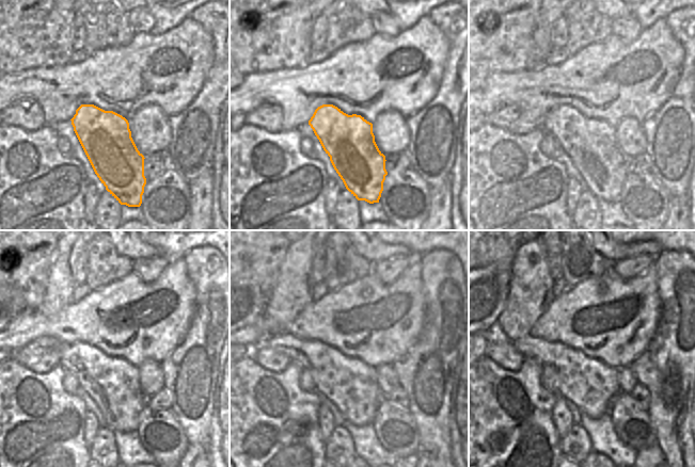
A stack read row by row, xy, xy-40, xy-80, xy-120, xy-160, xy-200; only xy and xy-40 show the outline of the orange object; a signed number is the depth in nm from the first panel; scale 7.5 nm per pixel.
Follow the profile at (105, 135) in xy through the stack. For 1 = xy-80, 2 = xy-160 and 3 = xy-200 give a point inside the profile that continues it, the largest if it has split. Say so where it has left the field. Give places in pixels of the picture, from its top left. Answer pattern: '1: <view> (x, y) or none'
1: xy-80 (590, 144)
2: xy-160 (350, 384)
3: xy-200 (589, 384)

